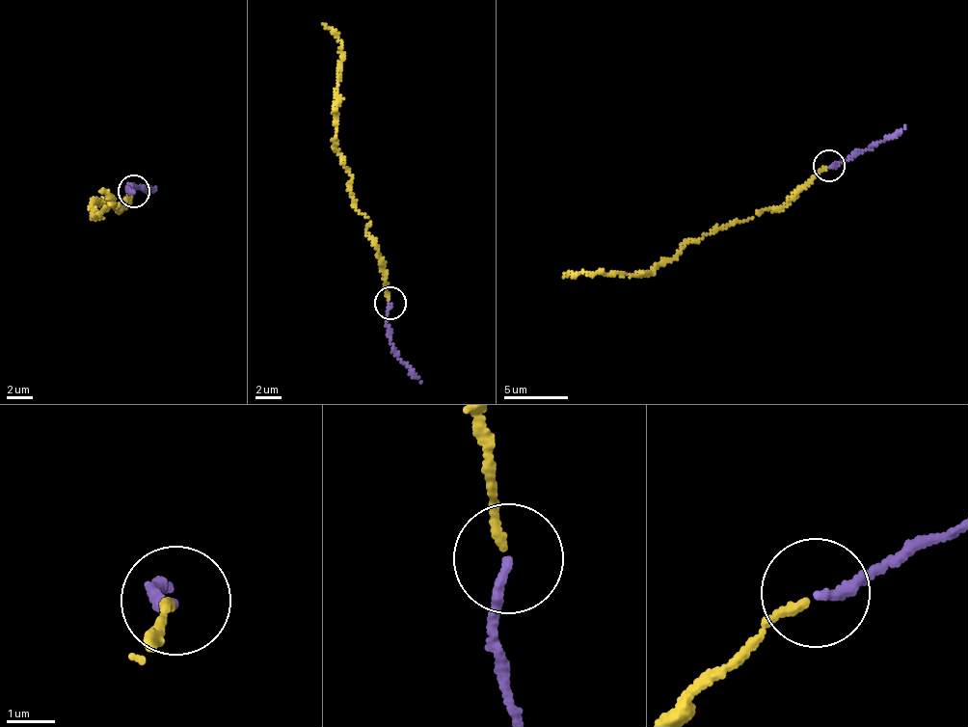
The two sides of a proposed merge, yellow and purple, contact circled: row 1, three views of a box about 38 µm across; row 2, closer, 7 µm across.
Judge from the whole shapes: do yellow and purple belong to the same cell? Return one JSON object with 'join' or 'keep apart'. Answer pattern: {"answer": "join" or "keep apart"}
{"answer": "join"}

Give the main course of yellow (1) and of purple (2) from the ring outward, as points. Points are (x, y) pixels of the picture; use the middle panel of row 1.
1: (388, 300), (385, 263), (366, 228), (370, 222), (356, 207), (351, 180), (336, 145), (341, 40), (323, 24)
2: (391, 304), (387, 320), (392, 347), (420, 383)

